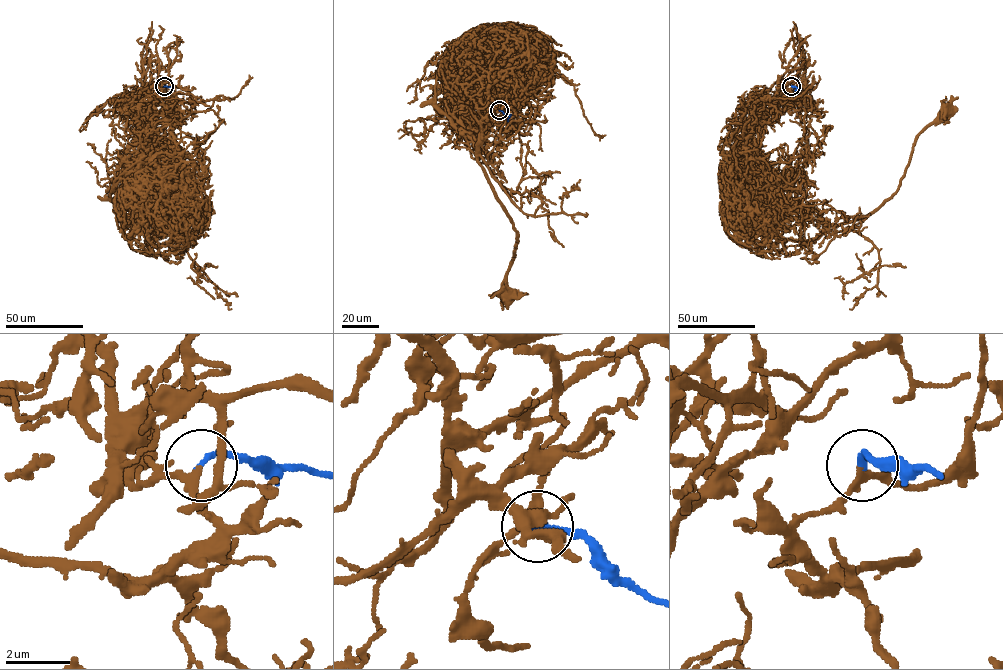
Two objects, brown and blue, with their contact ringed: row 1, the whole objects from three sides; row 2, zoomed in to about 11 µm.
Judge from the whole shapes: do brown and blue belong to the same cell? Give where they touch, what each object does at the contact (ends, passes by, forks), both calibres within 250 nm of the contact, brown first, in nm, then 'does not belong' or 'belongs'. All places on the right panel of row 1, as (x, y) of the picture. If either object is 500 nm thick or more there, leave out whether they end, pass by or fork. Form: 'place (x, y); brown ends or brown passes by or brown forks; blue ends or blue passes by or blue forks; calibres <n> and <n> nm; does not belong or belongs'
place (791, 86); brown passes by; blue ends; calibres 180 and 180 nm; belongs

